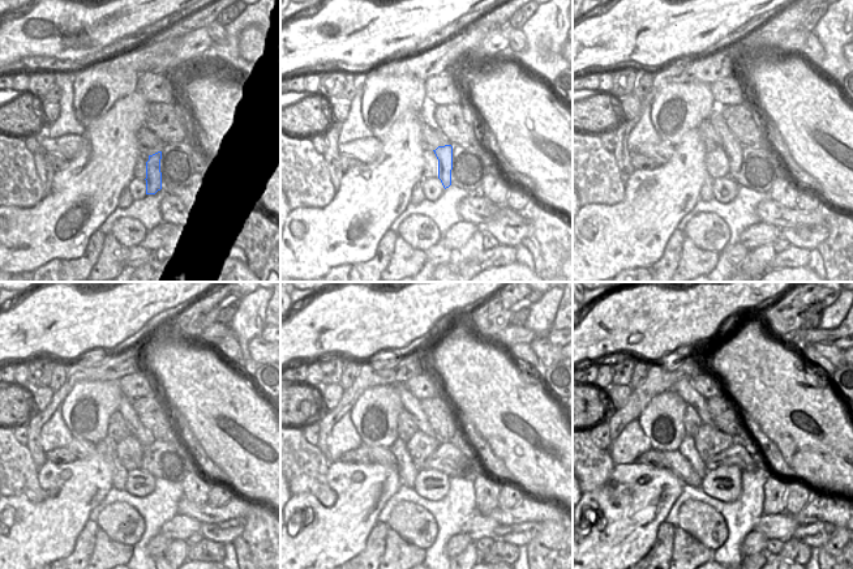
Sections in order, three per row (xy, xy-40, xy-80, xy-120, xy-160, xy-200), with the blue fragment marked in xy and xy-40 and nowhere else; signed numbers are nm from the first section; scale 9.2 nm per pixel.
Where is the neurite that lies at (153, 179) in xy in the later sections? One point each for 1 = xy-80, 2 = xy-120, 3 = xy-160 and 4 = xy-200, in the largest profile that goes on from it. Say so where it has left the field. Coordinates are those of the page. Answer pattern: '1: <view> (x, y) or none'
1: xy-80 (734, 150)
2: xy-120 (132, 422)
3: xy-160 (410, 402)
4: xy-200 (684, 388)

